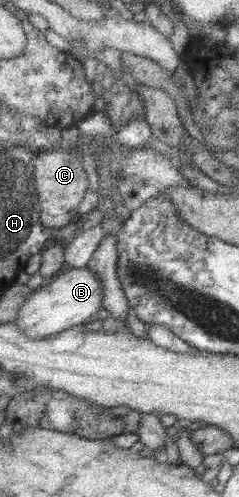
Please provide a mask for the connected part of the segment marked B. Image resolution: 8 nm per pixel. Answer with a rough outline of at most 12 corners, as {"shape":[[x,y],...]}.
{"shape":[[91,267],[33,292],[16,325],[32,339],[84,327],[104,308]]}

